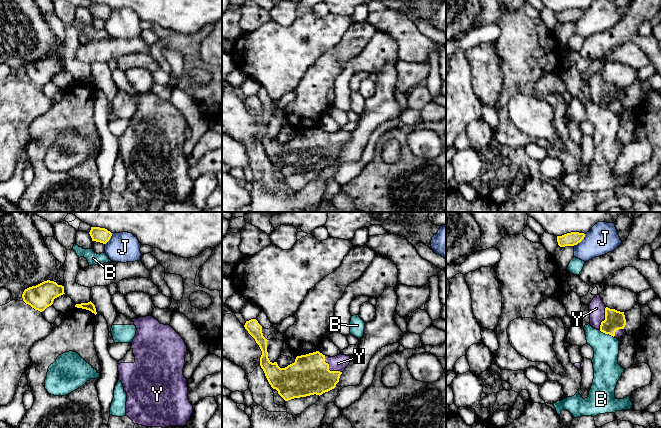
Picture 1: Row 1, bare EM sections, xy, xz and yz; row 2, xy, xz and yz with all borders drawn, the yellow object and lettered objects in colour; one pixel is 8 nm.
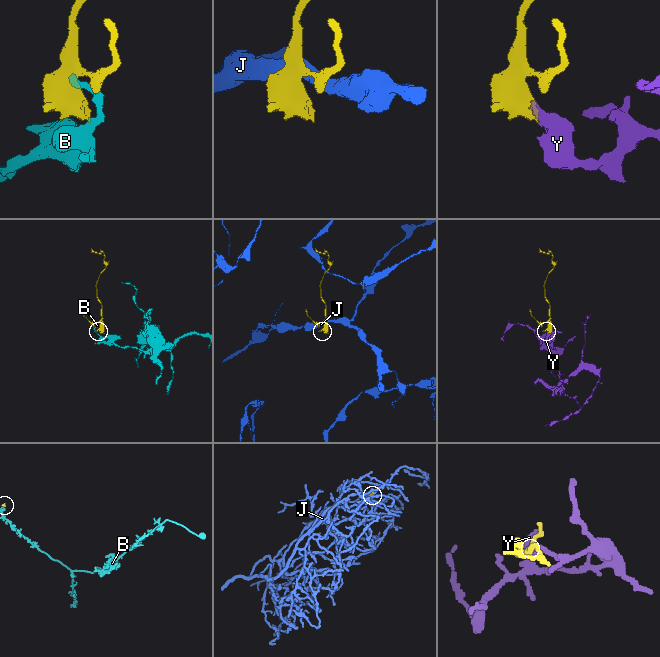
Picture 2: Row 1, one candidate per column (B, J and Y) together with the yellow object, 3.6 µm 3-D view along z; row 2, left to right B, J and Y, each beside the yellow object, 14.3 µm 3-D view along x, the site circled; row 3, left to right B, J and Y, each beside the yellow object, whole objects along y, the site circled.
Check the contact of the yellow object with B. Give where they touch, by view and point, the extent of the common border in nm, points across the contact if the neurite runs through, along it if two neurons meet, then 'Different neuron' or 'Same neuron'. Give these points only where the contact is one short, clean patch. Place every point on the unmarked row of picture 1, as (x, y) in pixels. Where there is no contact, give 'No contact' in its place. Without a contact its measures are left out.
Touches yellow at yz (606, 109). Shared border 130 nm. Different neuron

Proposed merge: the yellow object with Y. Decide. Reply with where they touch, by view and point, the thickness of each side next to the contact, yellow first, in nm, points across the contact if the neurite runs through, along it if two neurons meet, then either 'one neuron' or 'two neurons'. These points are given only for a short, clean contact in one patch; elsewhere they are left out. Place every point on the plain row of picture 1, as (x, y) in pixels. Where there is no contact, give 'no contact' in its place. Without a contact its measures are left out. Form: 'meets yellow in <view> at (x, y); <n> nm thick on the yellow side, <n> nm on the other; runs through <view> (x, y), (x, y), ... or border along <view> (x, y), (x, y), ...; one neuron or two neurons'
meets yellow in xz at (328, 145); 320 nm thick on the yellow side, 130 nm on the other; runs through xz (309, 150), (322, 149), (328, 145), (338, 139); one neuron

